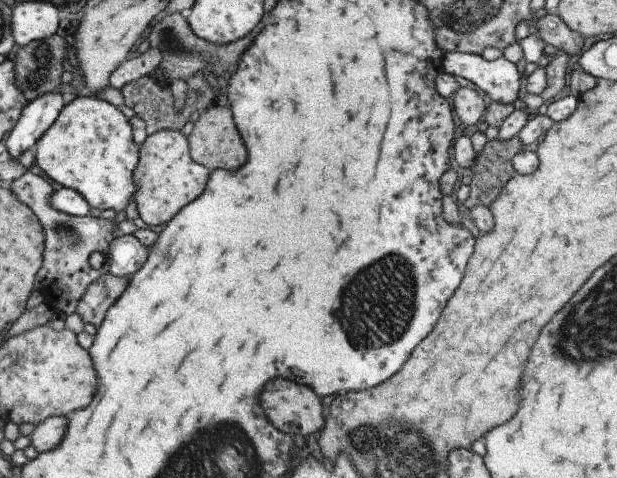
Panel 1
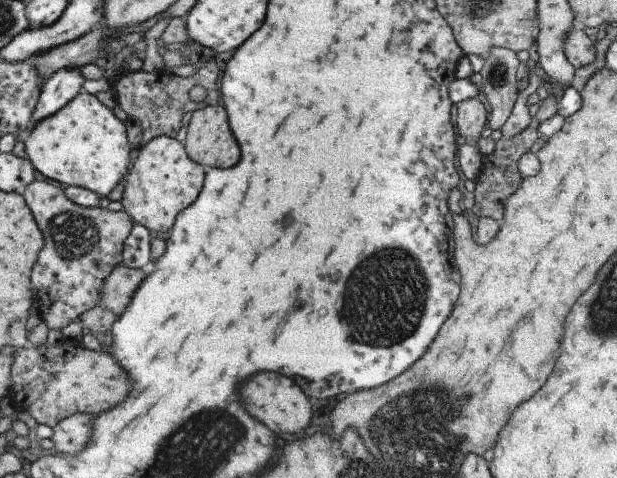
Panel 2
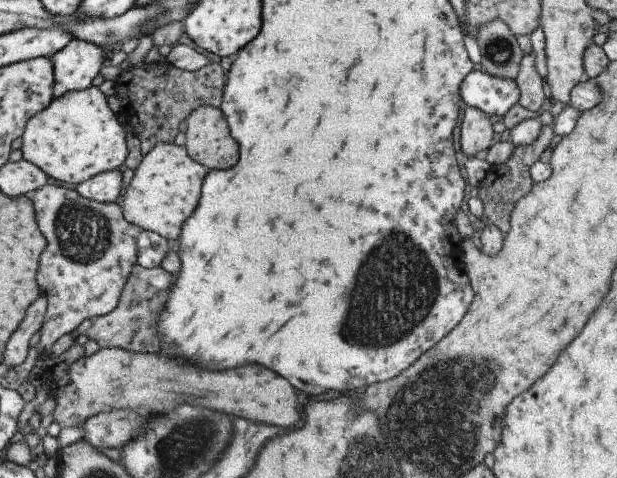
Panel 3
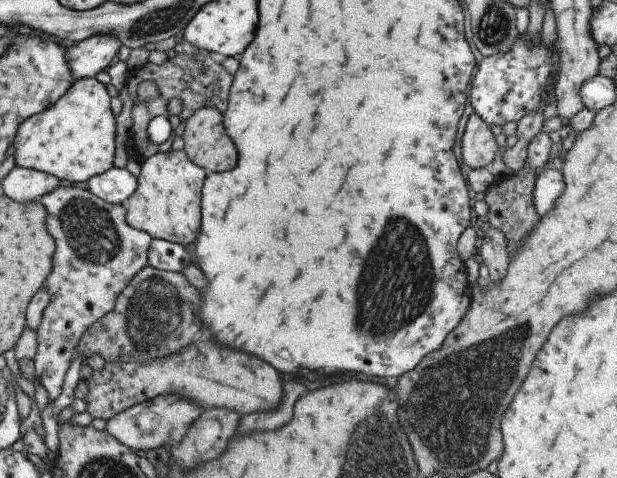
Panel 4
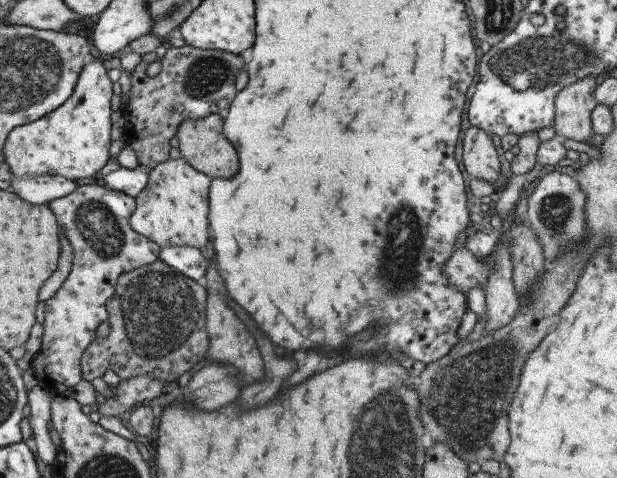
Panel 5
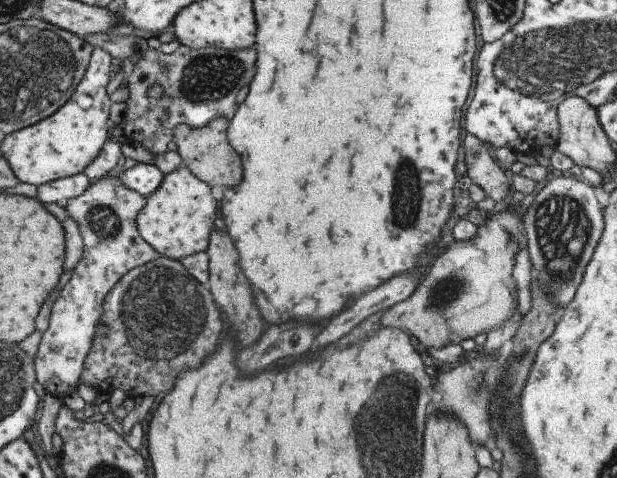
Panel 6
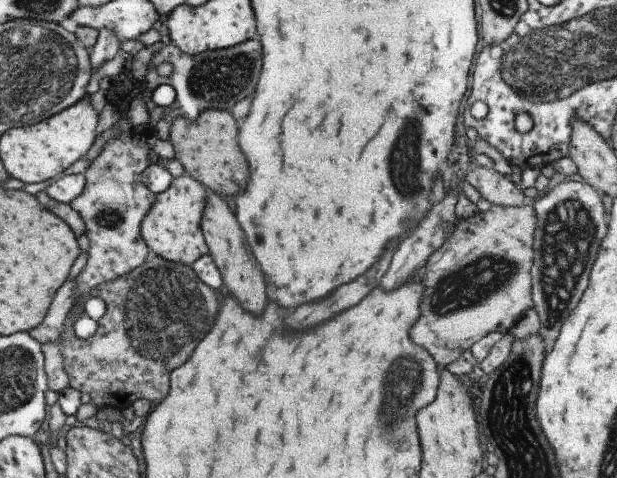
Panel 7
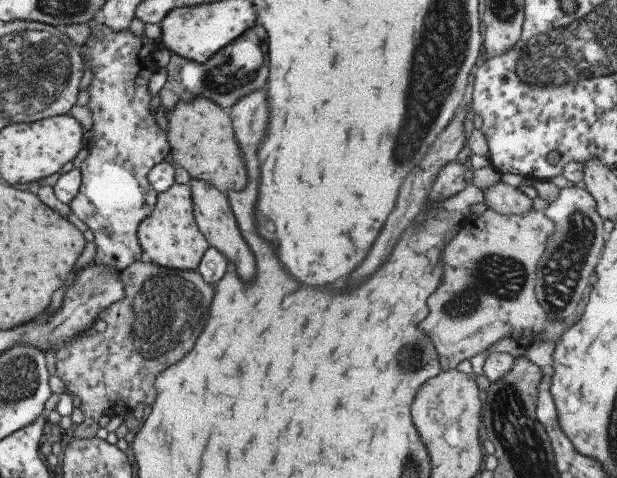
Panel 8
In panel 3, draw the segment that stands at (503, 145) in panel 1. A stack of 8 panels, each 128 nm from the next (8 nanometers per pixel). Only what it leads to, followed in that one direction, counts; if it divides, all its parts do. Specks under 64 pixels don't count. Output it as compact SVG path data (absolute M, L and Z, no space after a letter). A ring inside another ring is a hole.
M542 126L539 136L530 144L524 147L514 146L512 153L503 165L498 167L491 165L489 174L493 178L482 180L478 186L478 198L483 203L483 214L479 217L485 225L495 225L503 234L509 230L509 218L514 204L525 196L534 185L530 178L529 167L538 161L539 154L551 144L554 132L551 126Z

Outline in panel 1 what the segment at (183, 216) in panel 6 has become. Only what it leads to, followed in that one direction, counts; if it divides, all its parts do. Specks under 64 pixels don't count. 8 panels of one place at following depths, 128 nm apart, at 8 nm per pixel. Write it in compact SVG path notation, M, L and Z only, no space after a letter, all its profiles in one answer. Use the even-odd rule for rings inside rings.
M165 129L147 135L138 148L138 163L132 176L136 185L136 191L132 194L132 201L135 202L139 218L147 226L161 227L168 220L171 220L180 208L189 204L191 200L195 200L203 192L207 176L209 176L209 170L191 160L186 136L179 131Z

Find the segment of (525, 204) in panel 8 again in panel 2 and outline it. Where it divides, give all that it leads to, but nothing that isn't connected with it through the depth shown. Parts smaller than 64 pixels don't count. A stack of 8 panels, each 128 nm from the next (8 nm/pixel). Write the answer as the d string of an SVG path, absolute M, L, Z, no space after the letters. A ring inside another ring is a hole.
M467 98L458 102L455 110L455 126L461 138L476 144L480 138L481 130L487 125L487 112L485 106L477 100L478 98Z

